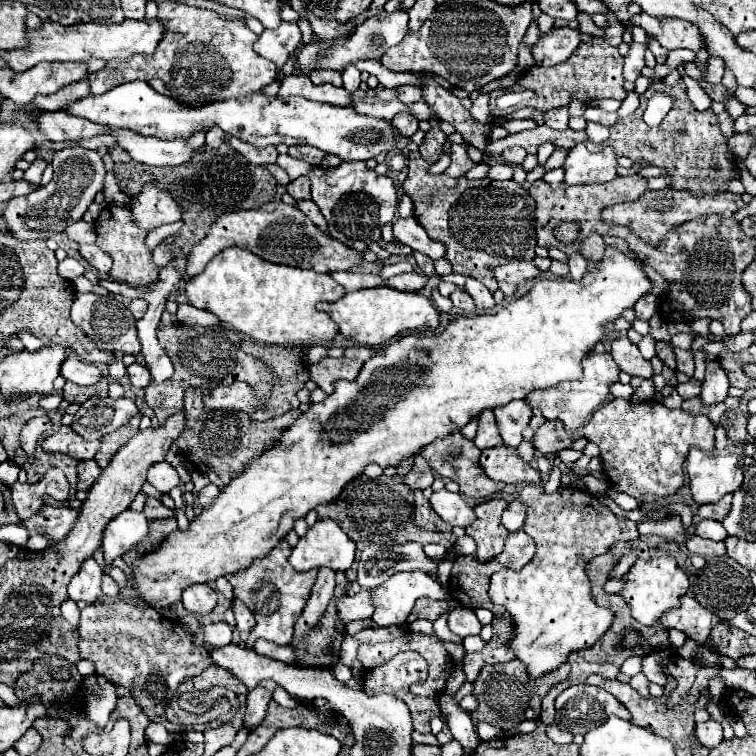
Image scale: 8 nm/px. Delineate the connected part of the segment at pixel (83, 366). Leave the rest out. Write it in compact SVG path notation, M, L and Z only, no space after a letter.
M68 357L60 365L60 375L74 385L94 385L102 379L102 369L92 363L84 363L78 357Z

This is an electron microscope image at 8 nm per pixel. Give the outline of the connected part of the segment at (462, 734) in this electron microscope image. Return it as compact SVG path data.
M440 695L438 697L438 705L440 705L440 711L448 719L448 727L452 731L454 739L458 743L462 743L464 751L470 755L476 749L476 745L480 743L480 737L478 737L478 733L474 729L474 723L470 719L470 713L464 711L462 707L458 707L454 703L454 699L452 697L446 697L446 695Z

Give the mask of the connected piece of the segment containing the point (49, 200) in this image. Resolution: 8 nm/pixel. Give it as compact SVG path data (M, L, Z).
M64 147L54 153L52 159L54 177L48 185L38 187L34 193L24 197L14 197L2 211L6 221L6 231L18 239L48 239L56 233L62 233L66 225L80 221L88 205L94 201L94 195L102 191L106 169L96 151L86 151L82 147Z

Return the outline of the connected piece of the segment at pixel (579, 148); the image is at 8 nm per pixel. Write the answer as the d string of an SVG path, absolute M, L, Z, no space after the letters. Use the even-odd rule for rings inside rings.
M582 143L576 145L564 161L564 183L566 185L594 185L606 183L616 177L618 157L610 147L598 153L590 153Z

